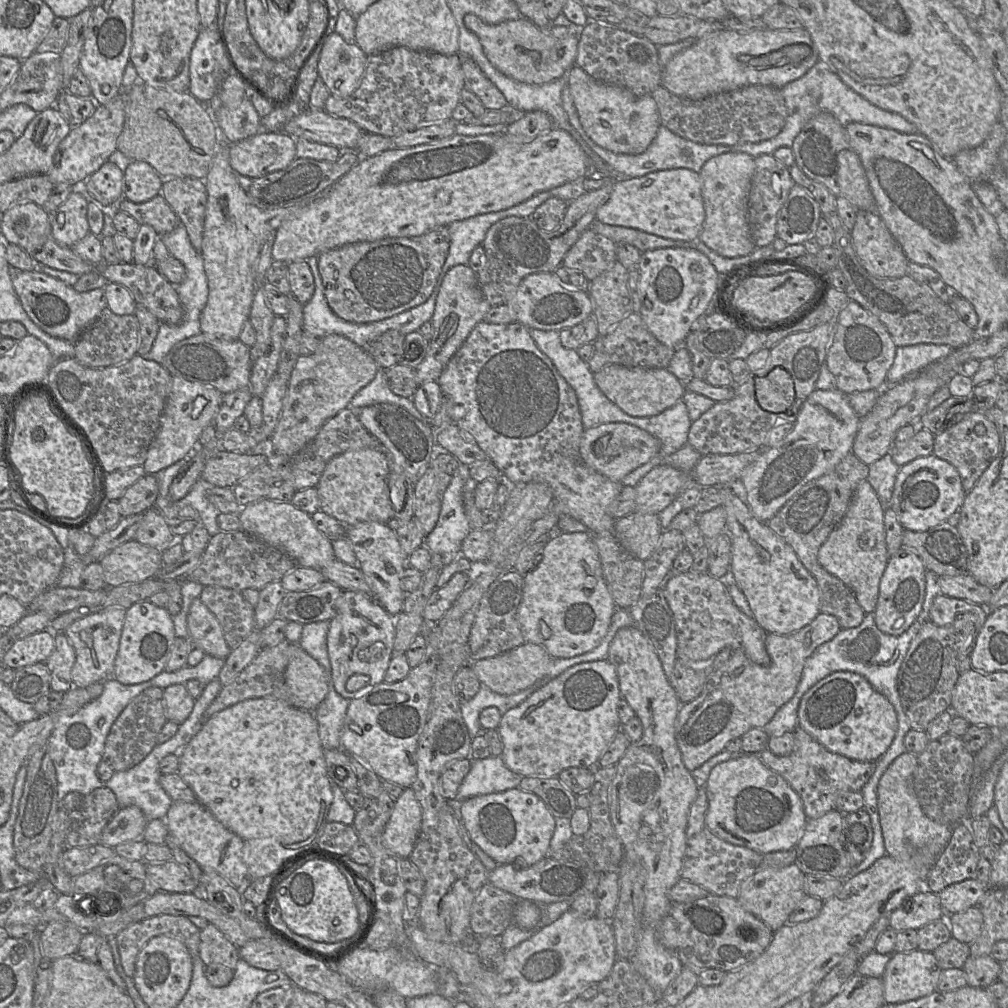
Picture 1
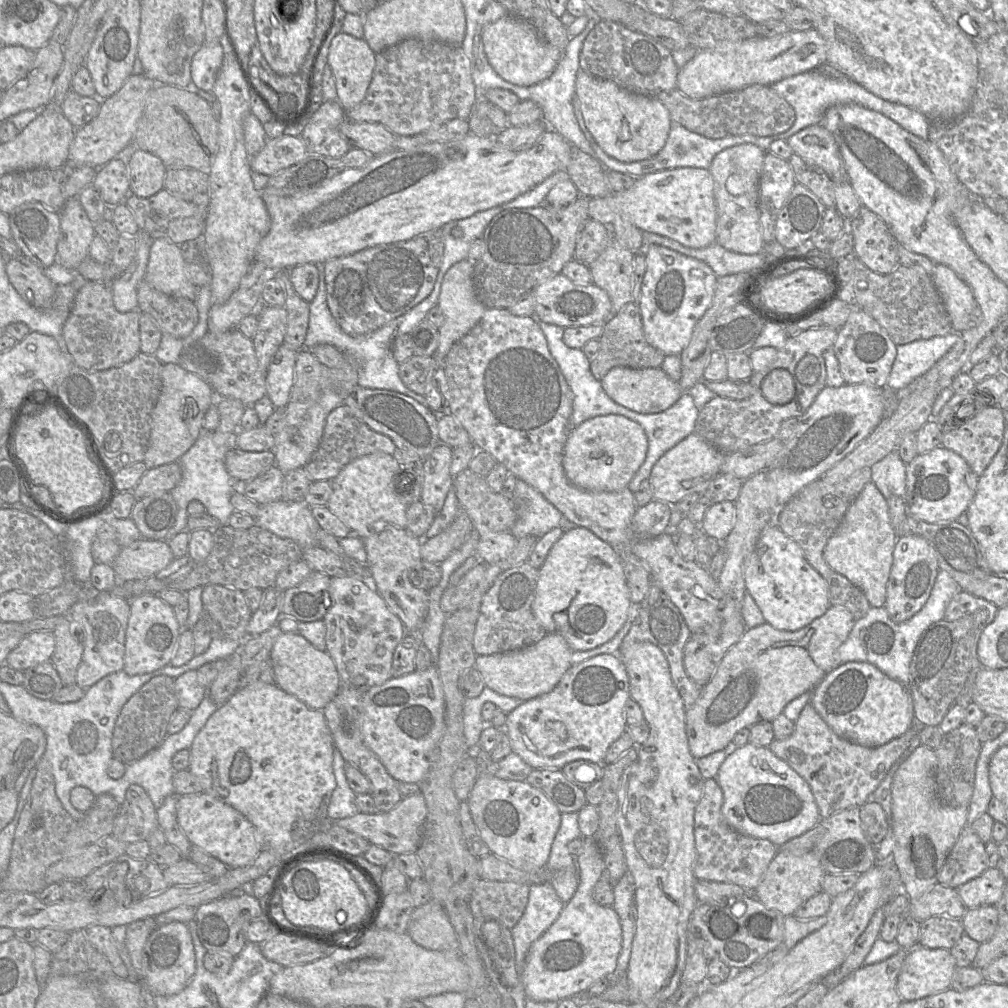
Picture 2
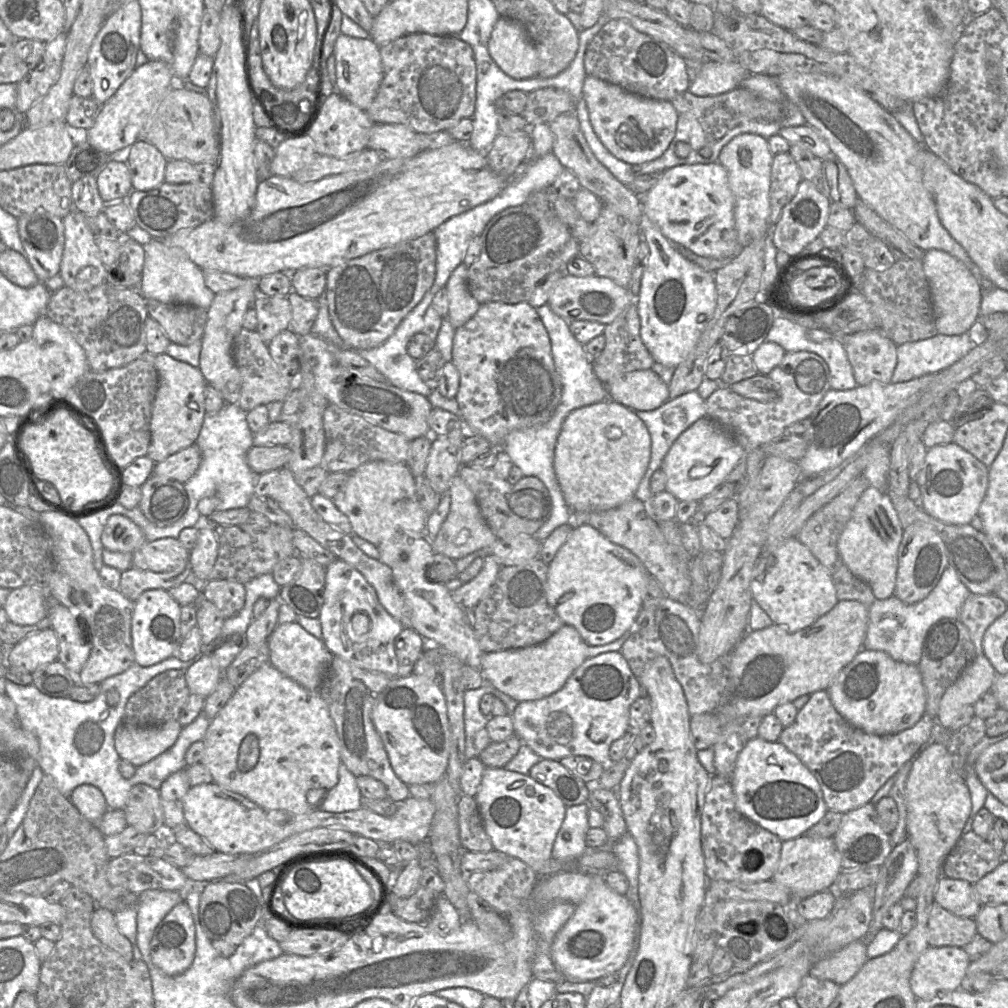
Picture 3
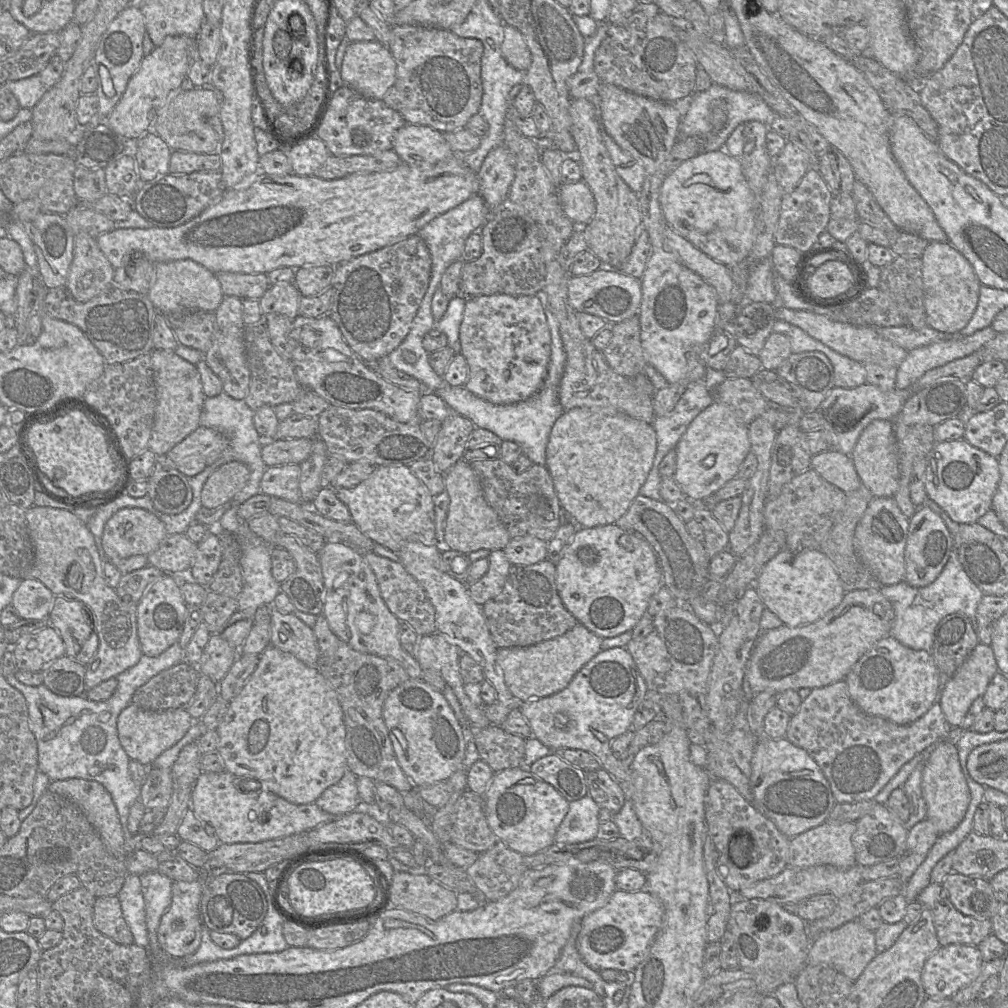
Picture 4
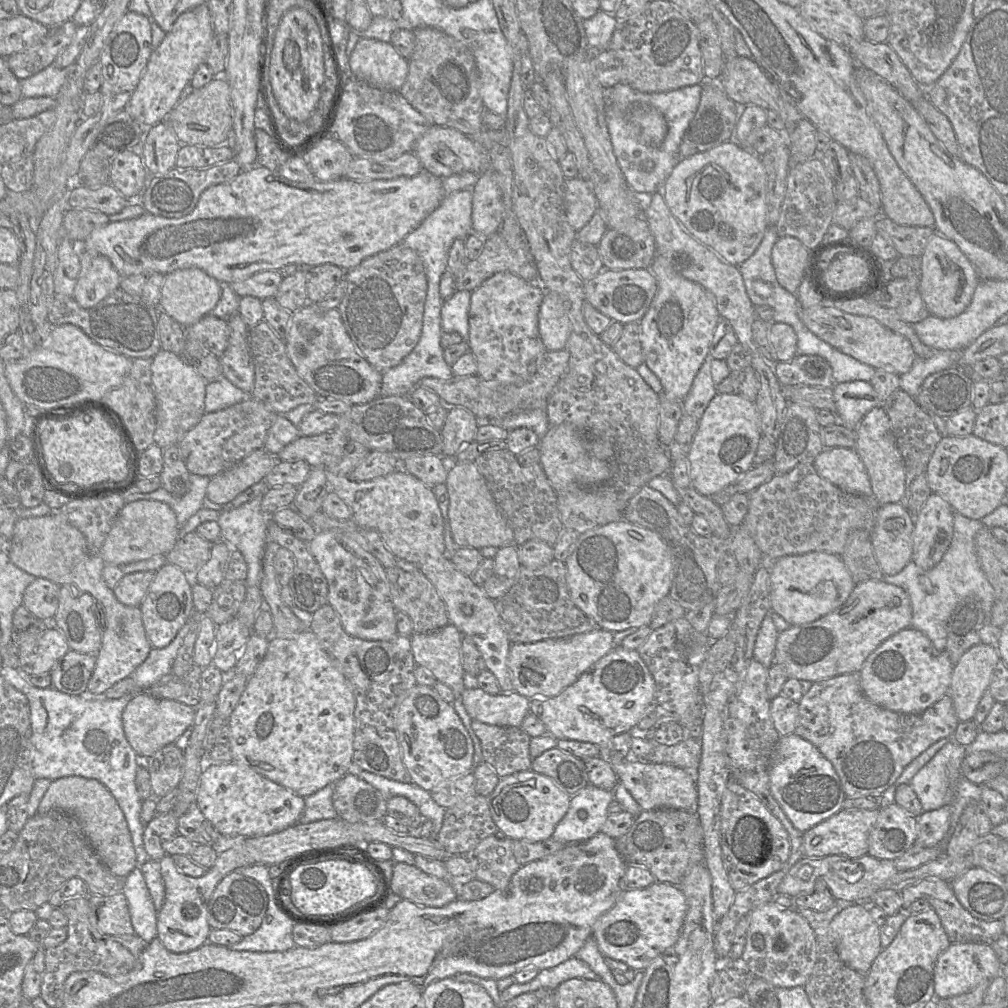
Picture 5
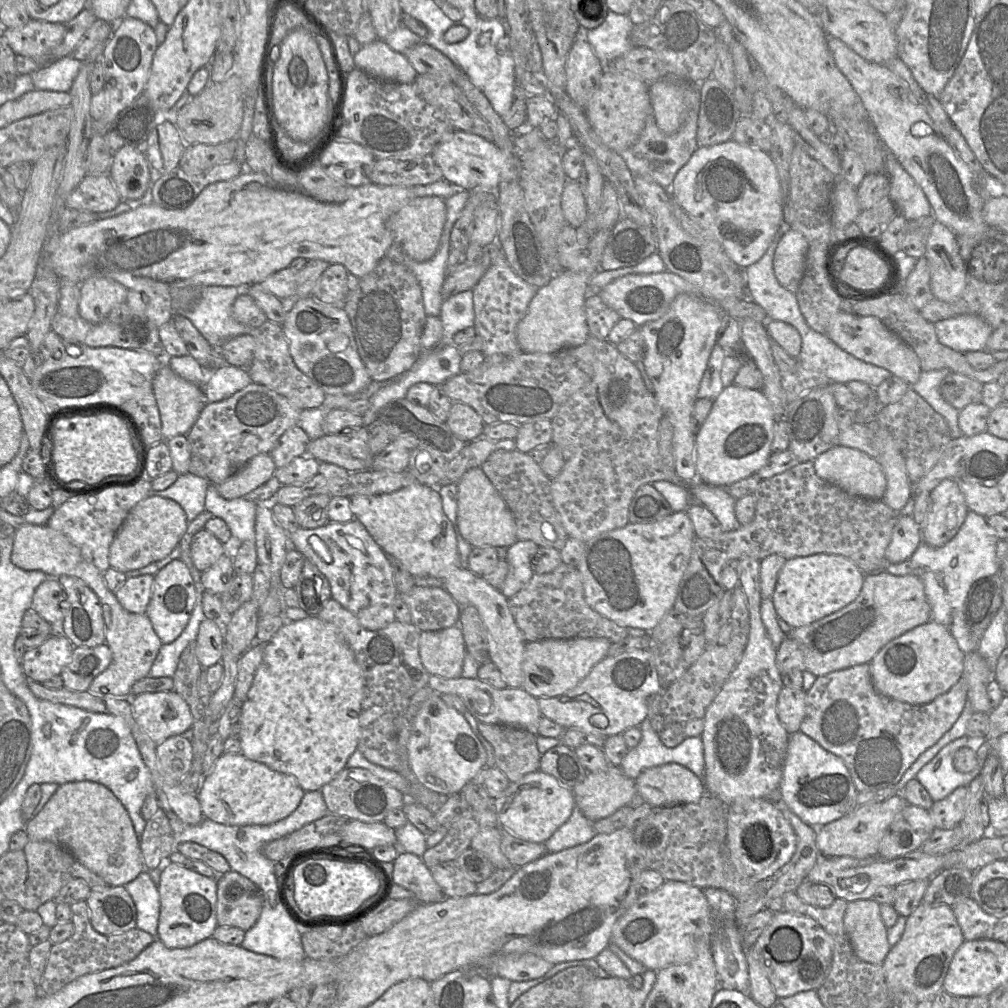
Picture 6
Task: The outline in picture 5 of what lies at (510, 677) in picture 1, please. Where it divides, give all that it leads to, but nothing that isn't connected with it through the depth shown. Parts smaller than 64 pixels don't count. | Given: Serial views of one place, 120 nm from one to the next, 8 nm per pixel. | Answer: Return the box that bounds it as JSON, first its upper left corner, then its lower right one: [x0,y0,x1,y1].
[507,629,614,699]

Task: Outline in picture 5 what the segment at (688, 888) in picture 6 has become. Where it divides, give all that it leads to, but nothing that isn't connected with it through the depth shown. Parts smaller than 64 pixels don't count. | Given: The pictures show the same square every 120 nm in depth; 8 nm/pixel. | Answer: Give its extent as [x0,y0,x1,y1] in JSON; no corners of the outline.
[592,882,687,971]

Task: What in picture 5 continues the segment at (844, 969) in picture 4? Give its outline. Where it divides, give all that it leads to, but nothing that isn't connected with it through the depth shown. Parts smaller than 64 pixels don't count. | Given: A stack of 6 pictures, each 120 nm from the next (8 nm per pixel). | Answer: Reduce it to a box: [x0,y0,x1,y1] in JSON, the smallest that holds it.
[829,904,882,974]

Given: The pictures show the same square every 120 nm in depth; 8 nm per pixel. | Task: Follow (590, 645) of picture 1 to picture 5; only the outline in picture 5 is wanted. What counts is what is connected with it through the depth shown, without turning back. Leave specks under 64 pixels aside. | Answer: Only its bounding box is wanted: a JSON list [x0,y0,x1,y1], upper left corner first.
[566,519,672,632]

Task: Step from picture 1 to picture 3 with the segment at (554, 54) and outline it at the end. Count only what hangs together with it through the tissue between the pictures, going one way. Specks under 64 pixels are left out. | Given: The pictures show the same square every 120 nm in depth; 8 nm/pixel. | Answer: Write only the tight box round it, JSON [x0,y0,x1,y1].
[488,17,539,80]

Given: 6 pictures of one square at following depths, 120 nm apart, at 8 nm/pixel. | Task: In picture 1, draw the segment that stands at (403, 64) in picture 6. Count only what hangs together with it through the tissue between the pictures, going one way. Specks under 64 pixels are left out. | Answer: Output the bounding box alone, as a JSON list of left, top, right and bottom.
[318,32,368,97]

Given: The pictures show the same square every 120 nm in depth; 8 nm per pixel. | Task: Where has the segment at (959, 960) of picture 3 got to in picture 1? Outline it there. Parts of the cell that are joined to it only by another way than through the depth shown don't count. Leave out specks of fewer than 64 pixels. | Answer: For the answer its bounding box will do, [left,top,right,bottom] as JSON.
[882,951,941,1004]

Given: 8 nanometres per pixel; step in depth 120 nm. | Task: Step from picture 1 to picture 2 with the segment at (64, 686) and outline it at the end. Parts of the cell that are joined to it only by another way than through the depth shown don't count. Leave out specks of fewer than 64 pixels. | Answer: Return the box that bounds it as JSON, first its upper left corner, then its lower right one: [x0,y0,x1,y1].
[51,616,83,686]

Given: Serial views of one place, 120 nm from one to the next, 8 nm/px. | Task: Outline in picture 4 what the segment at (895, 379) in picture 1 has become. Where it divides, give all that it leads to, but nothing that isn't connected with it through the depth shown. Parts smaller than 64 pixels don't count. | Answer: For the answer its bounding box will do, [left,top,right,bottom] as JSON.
[896,327,998,388]

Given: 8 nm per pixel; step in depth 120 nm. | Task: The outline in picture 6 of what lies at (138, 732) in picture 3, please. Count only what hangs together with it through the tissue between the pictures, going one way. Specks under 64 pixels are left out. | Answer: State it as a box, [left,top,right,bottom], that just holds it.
[131,690,193,745]

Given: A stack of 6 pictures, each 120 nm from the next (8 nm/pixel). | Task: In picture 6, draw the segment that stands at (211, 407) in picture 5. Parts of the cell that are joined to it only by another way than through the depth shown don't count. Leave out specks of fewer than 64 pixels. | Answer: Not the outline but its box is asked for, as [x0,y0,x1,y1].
[203,364,251,404]

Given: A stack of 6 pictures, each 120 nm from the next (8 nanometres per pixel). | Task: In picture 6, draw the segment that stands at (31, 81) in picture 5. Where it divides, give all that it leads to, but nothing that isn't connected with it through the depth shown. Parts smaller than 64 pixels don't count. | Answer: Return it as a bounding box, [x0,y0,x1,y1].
[31,55,81,92]

